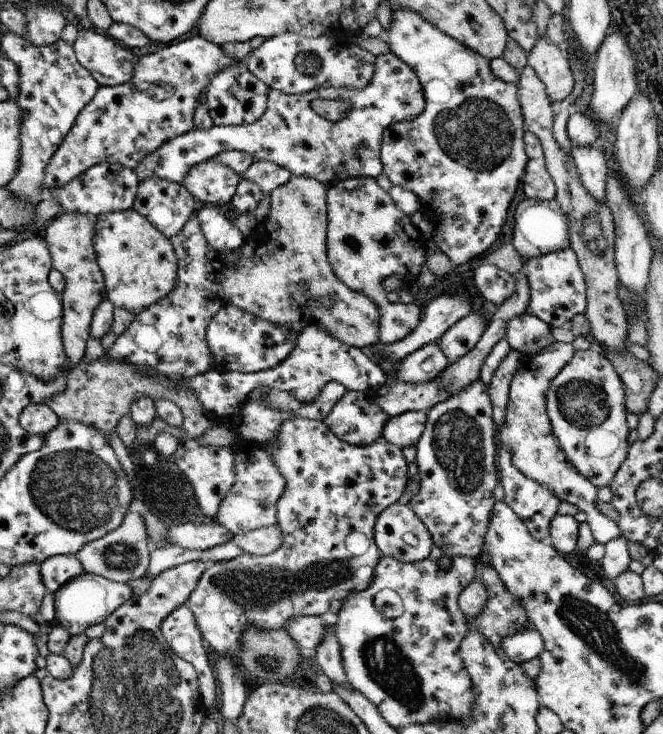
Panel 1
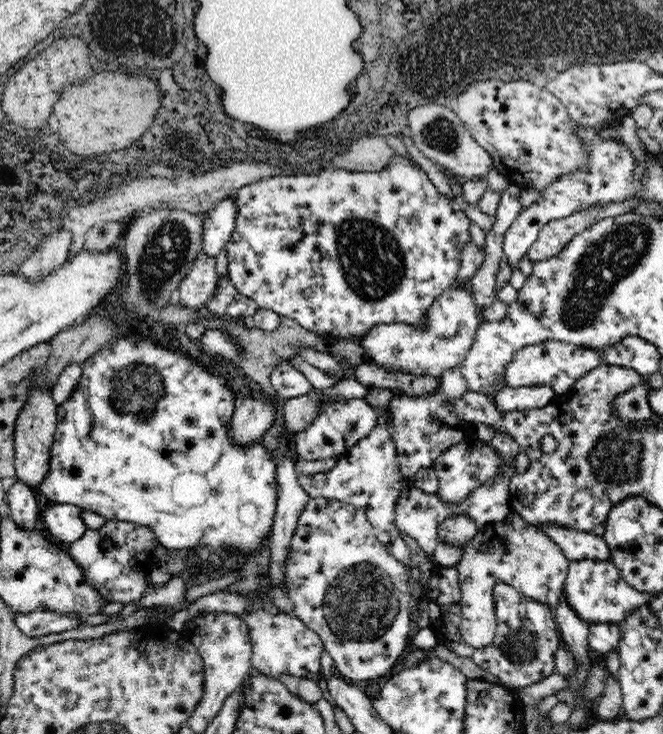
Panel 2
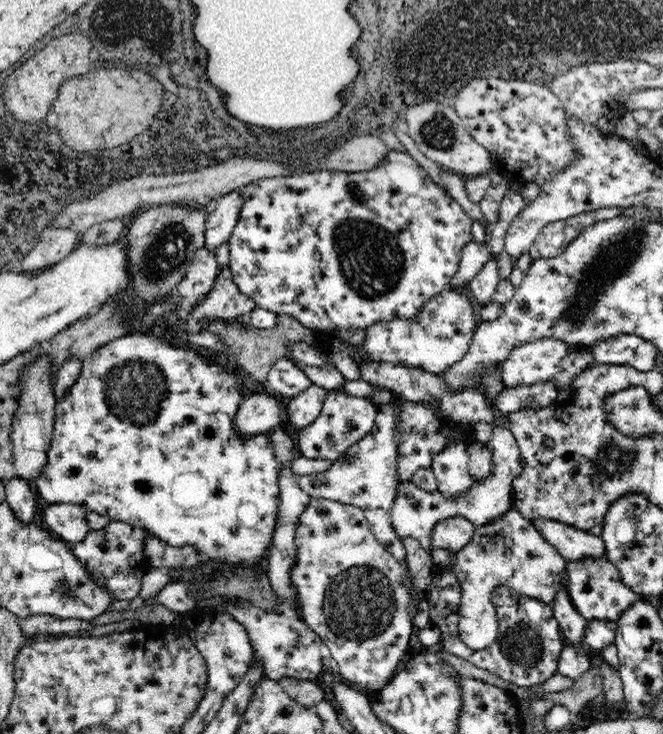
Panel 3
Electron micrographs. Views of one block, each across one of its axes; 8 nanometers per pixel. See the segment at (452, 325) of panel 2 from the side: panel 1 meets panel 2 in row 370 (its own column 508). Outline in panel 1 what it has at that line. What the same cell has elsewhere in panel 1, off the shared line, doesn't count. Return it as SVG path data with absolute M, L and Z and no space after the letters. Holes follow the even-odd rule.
M555 342L545 348L541 354L533 356L533 358L523 358L515 378L511 380L509 386L509 402L507 402L507 414L505 414L505 424L499 430L499 440L501 446L511 446L511 454L513 454L513 464L531 480L547 486L551 492L555 492L555 496L559 496L559 500L567 500L571 504L575 504L579 508L579 512L587 514L587 526L591 528L591 534L595 538L595 544L607 544L611 540L619 540L623 538L619 526L611 520L607 520L607 516L603 516L595 504L597 504L597 488L593 482L589 482L573 464L567 462L565 454L559 448L557 438L553 436L553 428L551 428L551 420L547 416L547 388L551 384L551 380L563 370L563 366L571 360L571 356L575 354L575 350L571 348L571 344L561 344Z

